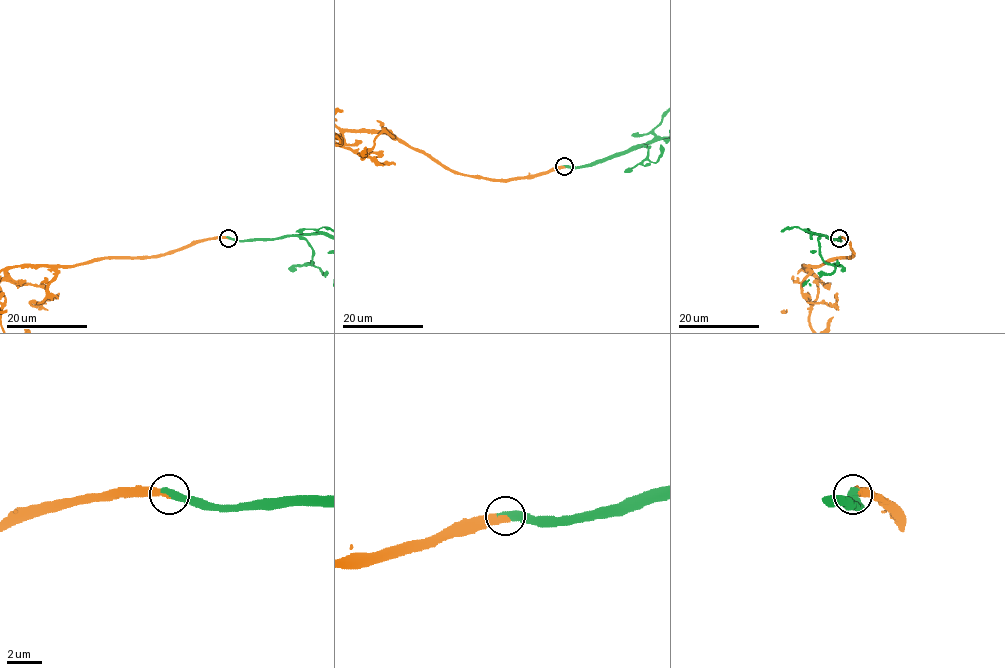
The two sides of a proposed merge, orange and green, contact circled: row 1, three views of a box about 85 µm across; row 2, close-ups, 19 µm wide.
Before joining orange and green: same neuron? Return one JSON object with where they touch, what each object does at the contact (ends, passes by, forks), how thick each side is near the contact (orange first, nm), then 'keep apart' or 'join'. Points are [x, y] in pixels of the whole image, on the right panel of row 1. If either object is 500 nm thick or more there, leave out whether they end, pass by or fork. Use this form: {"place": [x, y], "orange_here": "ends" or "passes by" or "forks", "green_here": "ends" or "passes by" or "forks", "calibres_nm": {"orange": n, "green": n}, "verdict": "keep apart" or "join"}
{"place": [839, 238], "calibres_nm": {"orange": 400, "green": 500}, "verdict": "join"}

